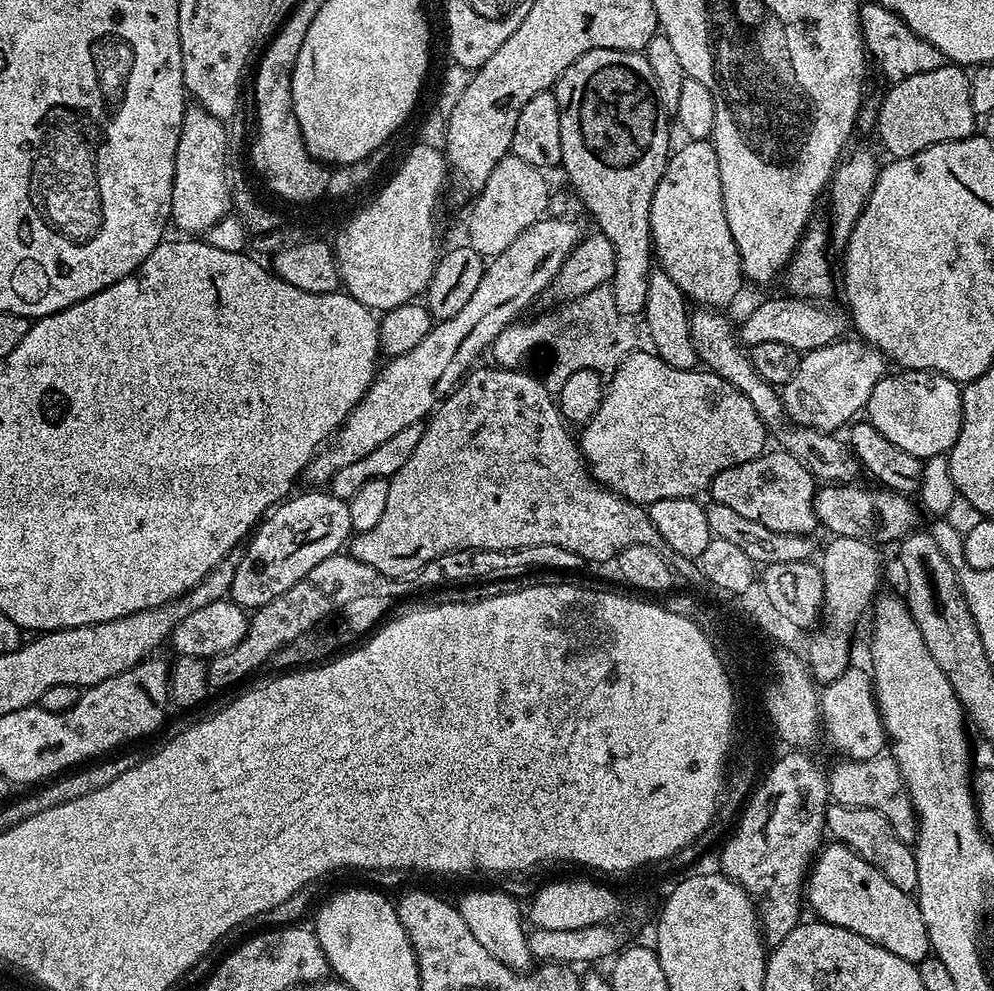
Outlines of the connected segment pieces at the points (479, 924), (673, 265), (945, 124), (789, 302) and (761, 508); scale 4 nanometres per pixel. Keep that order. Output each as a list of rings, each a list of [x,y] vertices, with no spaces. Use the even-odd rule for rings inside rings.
[[[476,888],[473,892],[462,893],[455,905],[470,934],[474,934],[478,943],[491,956],[498,958],[498,962],[510,966],[515,972],[524,972],[533,963],[528,949],[528,932],[524,928],[526,920],[522,915],[522,904],[520,908],[519,902],[510,893],[499,892],[496,888]]]
[[[711,139],[688,140],[668,158],[662,178],[650,202],[650,226],[652,246],[659,267],[684,291],[685,297],[705,309],[724,310],[728,303],[746,284],[744,267],[734,246],[734,234],[730,234],[730,222],[726,222],[726,210],[722,202],[722,178],[718,174],[718,154]]]
[[[945,62],[938,70],[926,70],[926,74],[906,76],[895,81],[892,88],[884,96],[884,101],[878,104],[874,132],[880,135],[884,148],[892,158],[913,156],[918,150],[926,150],[935,144],[947,140],[965,140],[977,131],[978,117],[974,106],[970,106],[970,76],[961,65]]]
[[[783,294],[773,300],[764,300],[741,324],[738,324],[738,340],[749,349],[762,342],[783,342],[786,346],[794,346],[801,354],[813,352],[835,340],[849,331],[850,317],[843,307],[831,308],[831,303],[819,300],[802,300],[798,296]]]
[[[772,451],[718,473],[710,485],[711,499],[722,506],[730,506],[730,510],[742,514],[742,518],[750,518],[750,522],[762,522],[766,530],[799,536],[815,533],[818,525],[812,503],[818,487],[816,477],[789,452]]]

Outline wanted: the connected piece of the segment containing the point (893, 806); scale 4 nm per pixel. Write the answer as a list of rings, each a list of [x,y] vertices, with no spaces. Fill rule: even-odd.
[[[881,754],[869,760],[850,760],[847,758],[839,761],[827,773],[828,795],[833,801],[842,806],[854,806],[855,808],[865,808],[866,810],[878,810],[886,822],[890,822],[890,827],[902,842],[909,846],[916,843],[916,811],[912,808],[912,799],[908,796],[908,791],[904,789],[904,782],[900,779],[900,771],[896,761],[891,755]]]

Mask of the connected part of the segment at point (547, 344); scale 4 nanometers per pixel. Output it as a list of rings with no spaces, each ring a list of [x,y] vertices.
[[[611,287],[595,288],[590,290],[590,294],[582,294],[580,298],[565,300],[555,306],[557,308],[533,320],[521,319],[507,324],[492,343],[490,356],[496,359],[493,361],[501,368],[519,369],[523,365],[520,363],[531,352],[541,348],[552,359],[548,373],[543,373],[542,379],[546,390],[556,394],[575,371],[590,370],[604,374],[614,370],[631,352],[654,352],[654,342],[648,339],[647,331],[641,330],[635,319],[623,316],[618,306],[614,306]]]

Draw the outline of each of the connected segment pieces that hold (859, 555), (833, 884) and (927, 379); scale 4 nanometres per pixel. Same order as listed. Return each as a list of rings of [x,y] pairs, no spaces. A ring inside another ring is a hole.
[[[832,536],[829,539],[829,544],[824,548],[824,557],[818,560],[820,566],[820,573],[824,579],[824,607],[822,609],[822,625],[824,624],[824,629],[821,632],[813,631],[812,637],[808,640],[808,656],[806,655],[806,665],[809,672],[812,675],[813,680],[819,682],[821,685],[830,683],[834,678],[838,678],[838,674],[842,674],[849,666],[850,660],[848,660],[848,655],[852,652],[852,644],[848,639],[852,636],[852,627],[855,626],[860,615],[867,613],[869,609],[873,607],[874,601],[877,599],[878,593],[881,591],[880,588],[880,556],[876,551],[878,551],[877,545],[871,540],[859,540],[858,538],[846,538],[845,536]]]
[[[828,842],[821,847],[812,862],[806,881],[806,904],[825,924],[842,926],[862,934],[870,942],[919,965],[932,952],[932,943],[922,922],[920,905],[909,893],[898,890],[890,878],[883,876],[870,862],[866,862],[852,848],[839,842]],[[828,872],[828,884],[820,875]]]
[[[907,369],[897,373],[886,374],[871,391],[865,408],[869,423],[915,457],[930,460],[938,454],[945,455],[961,430],[961,387],[937,372]]]

